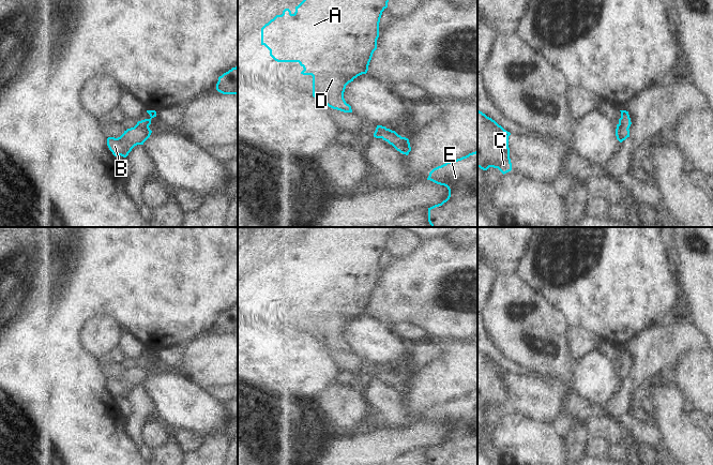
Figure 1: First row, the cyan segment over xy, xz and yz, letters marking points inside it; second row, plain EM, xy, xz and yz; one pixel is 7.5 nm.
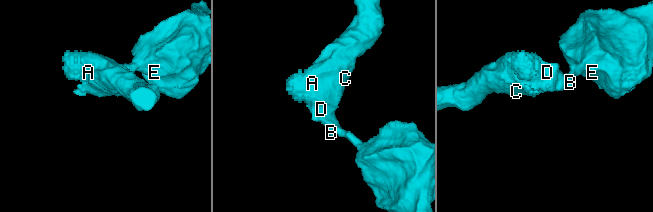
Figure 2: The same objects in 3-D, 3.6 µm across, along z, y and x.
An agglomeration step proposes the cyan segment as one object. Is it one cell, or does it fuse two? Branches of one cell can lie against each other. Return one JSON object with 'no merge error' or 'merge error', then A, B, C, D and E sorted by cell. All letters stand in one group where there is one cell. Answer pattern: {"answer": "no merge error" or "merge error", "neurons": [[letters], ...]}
{"answer": "no merge error", "neurons": [["A", "B", "C", "D", "E"]]}

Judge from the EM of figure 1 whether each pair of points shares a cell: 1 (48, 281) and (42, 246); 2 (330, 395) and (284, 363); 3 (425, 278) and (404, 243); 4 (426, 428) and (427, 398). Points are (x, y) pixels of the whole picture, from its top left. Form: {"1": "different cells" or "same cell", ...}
{"1": "same cell", "2": "different cells", "3": "different cells", "4": "different cells"}

